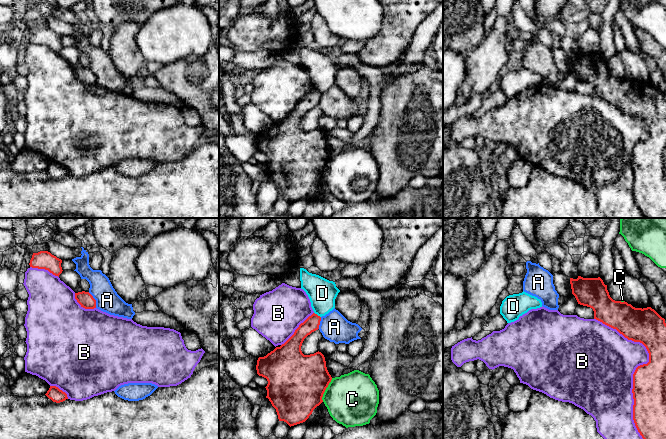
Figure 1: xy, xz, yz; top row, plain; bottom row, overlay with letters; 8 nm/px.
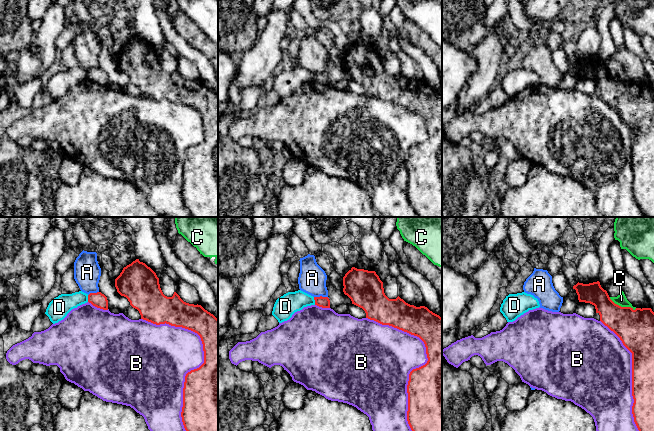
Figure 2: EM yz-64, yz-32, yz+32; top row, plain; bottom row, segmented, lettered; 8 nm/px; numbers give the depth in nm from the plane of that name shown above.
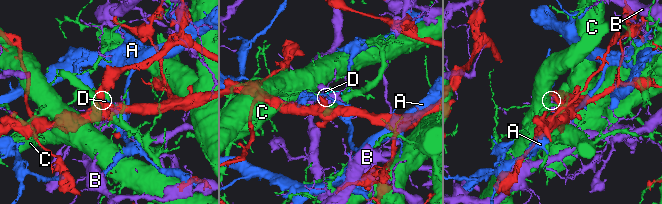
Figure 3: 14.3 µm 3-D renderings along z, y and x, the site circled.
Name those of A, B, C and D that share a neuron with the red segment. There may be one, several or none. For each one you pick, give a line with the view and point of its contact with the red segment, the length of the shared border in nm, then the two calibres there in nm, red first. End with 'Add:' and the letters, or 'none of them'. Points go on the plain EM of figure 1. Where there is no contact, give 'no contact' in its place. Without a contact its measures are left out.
Add: none of them

